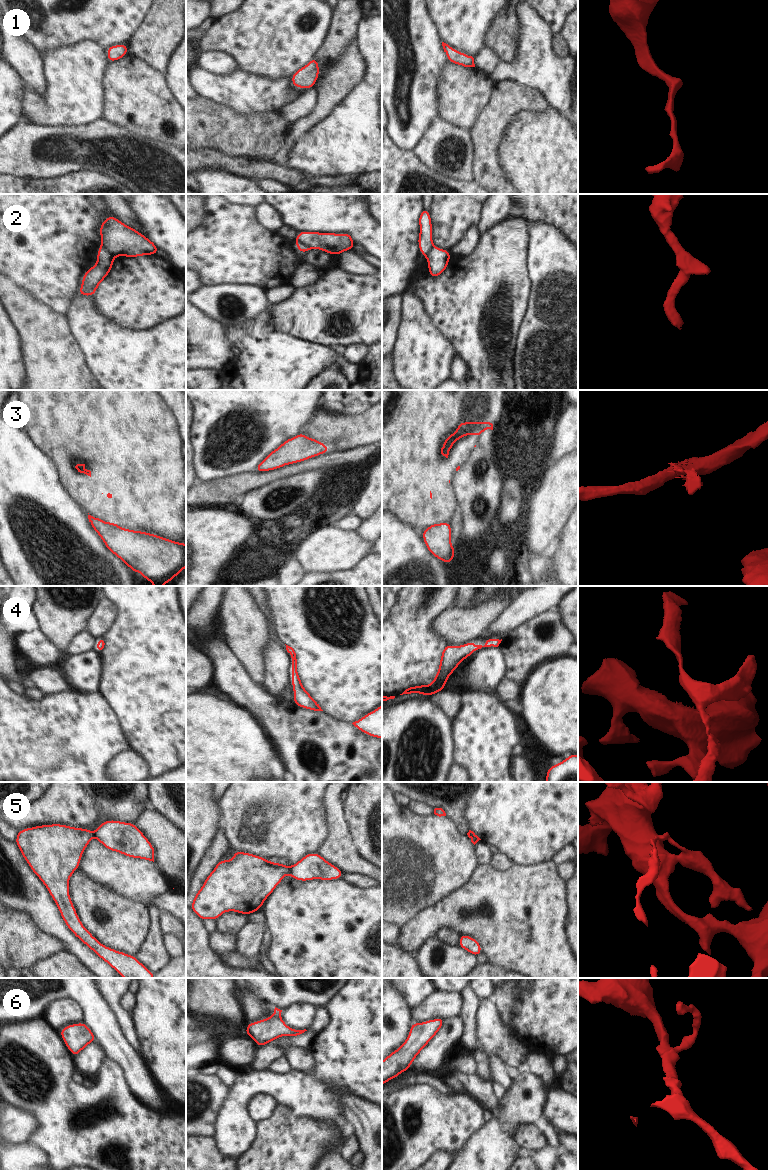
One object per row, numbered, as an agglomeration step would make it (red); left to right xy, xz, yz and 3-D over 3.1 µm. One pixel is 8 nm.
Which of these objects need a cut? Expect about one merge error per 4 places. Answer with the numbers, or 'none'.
2, 3, 5

